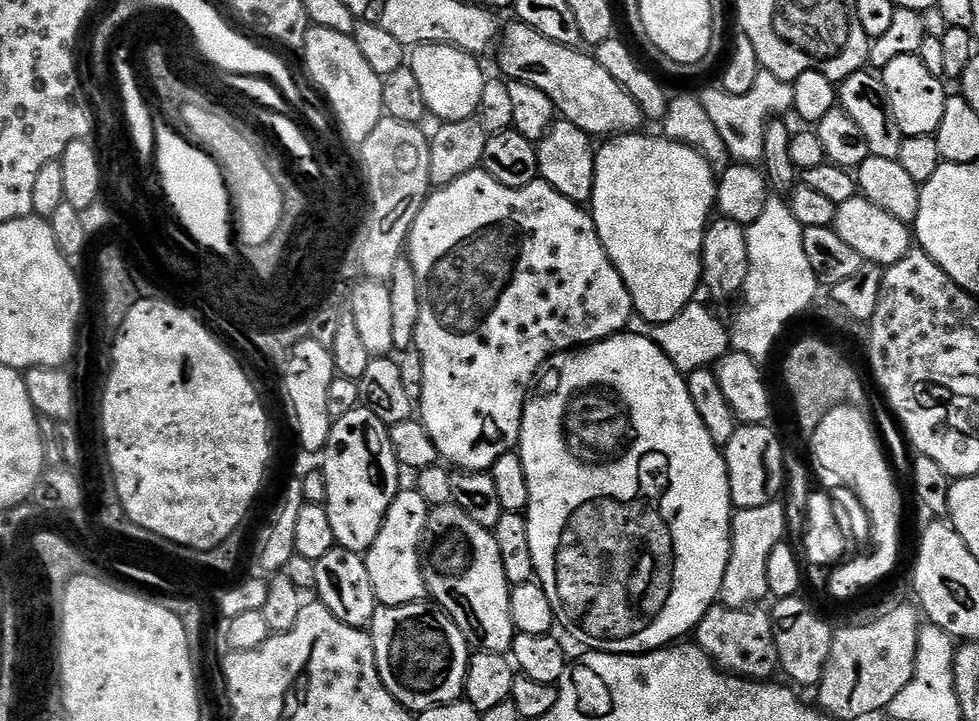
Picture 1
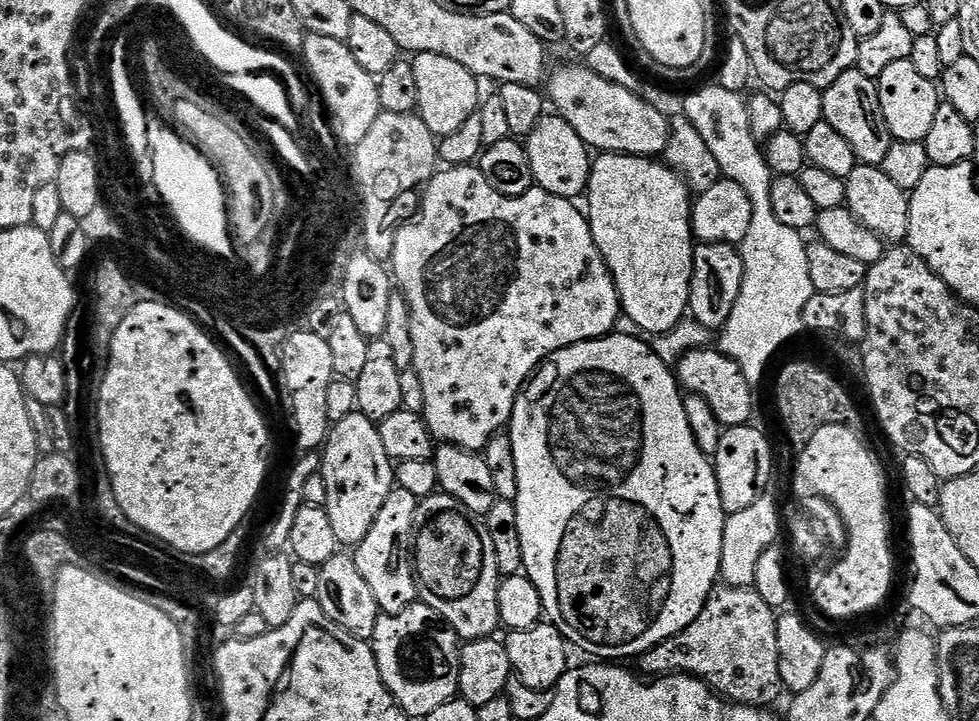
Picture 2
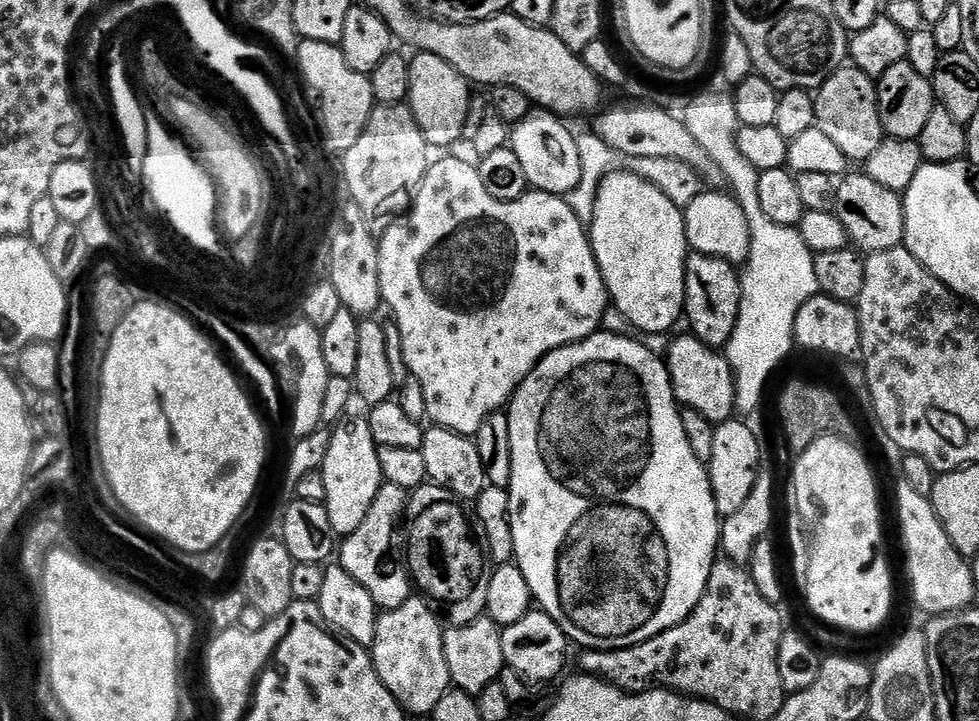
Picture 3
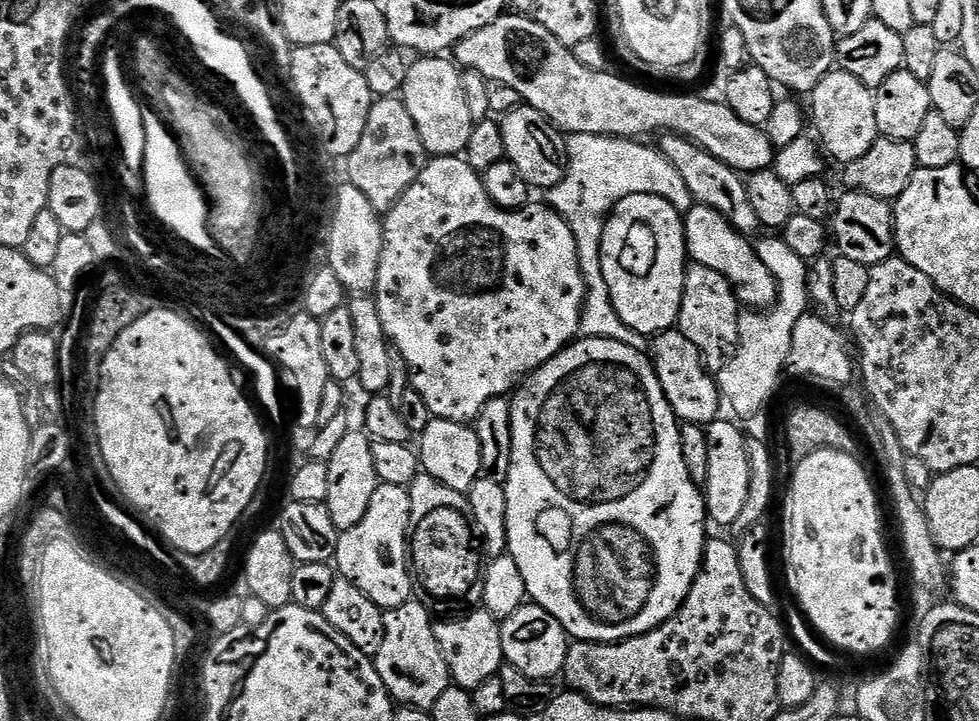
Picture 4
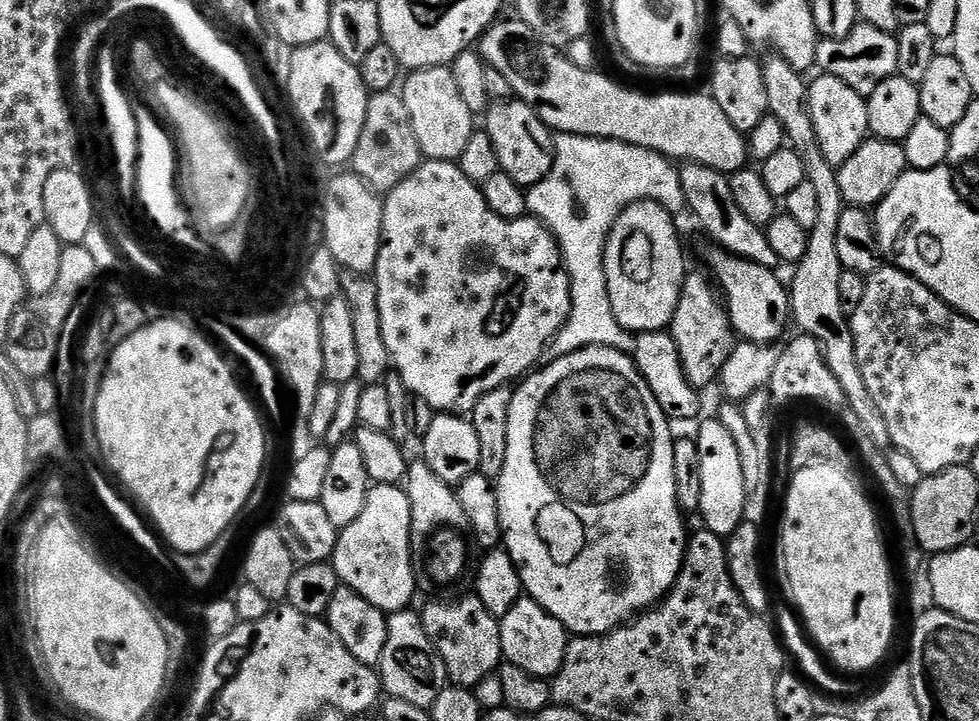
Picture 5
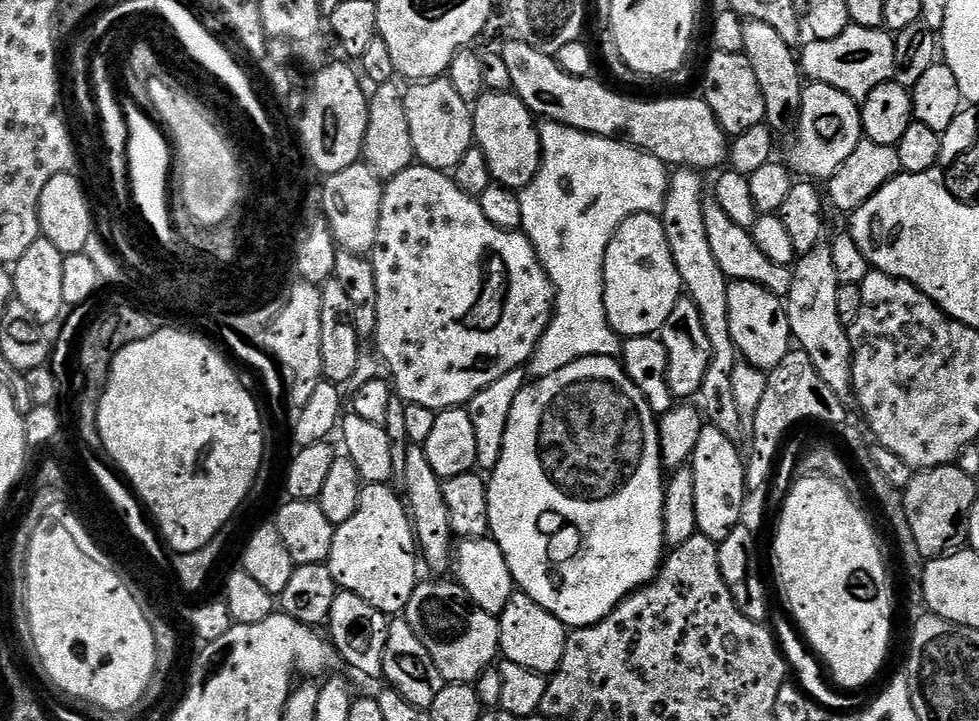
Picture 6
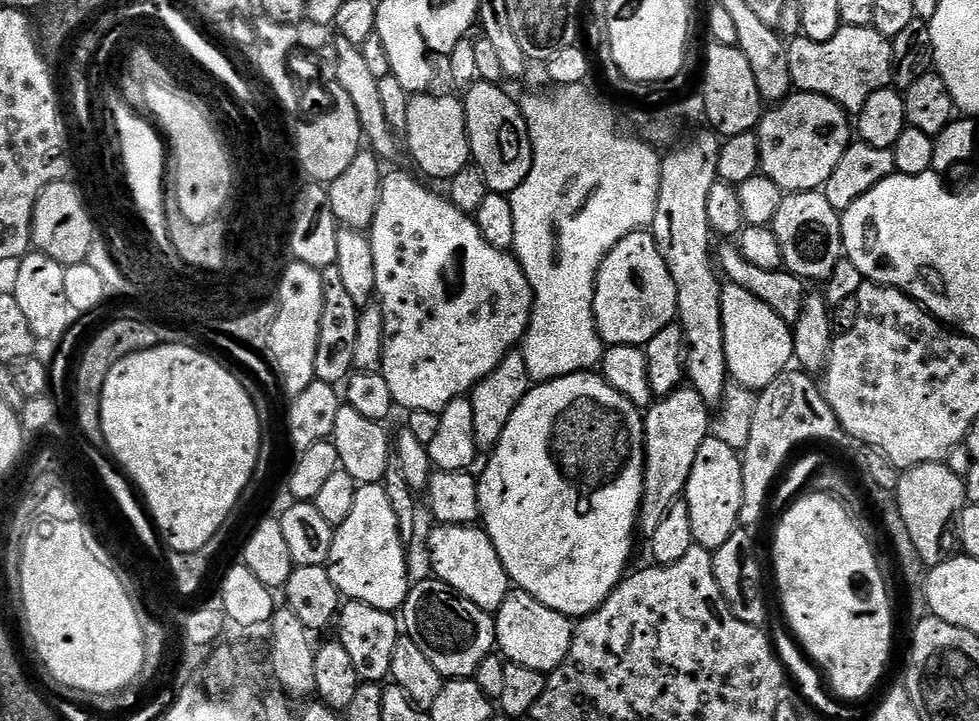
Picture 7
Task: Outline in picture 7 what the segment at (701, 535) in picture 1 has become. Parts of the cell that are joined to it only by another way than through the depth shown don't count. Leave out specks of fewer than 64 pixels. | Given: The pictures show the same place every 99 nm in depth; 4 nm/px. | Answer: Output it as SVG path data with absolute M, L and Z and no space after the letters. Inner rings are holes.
M592 370L574 372L557 380L545 380L529 388L514 414L510 414L510 422L506 422L506 430L502 430L502 438L487 460L484 473L479 473L478 476L480 520L494 550L498 552L498 558L509 581L519 591L542 602L542 606L550 606L550 610L563 616L583 618L595 612L624 579L624 567L632 556L632 531L637 531L638 528L640 499L644 493L644 418L641 409L634 402L630 402L630 398L614 390L614 386L610 386L610 382L606 382L603 375Z

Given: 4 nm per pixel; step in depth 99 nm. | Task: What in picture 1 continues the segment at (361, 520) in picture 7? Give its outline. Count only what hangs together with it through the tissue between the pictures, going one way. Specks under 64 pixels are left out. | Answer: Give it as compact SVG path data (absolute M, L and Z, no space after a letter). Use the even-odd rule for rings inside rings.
M401 490L384 516L384 525L374 546L366 553L370 580L374 582L374 594L383 607L397 608L403 604L419 604L429 595L428 583L424 580L425 565L422 563L422 552L420 556L420 543L423 542L424 531L428 528L428 512L430 513L430 505L426 498L422 498L419 490Z

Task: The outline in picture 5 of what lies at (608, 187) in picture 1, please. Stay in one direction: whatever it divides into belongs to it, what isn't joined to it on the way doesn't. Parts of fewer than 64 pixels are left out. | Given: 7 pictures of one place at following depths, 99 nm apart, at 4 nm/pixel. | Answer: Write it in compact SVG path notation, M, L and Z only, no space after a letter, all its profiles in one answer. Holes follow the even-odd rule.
M639 200L617 218L608 233L608 245L604 248L606 286L614 318L618 318L626 332L635 334L667 329L674 318L674 310L678 310L678 298L682 294L686 269L684 248L680 245L680 236L676 233L676 224L672 220L675 220L673 213L667 212L662 205L652 200Z

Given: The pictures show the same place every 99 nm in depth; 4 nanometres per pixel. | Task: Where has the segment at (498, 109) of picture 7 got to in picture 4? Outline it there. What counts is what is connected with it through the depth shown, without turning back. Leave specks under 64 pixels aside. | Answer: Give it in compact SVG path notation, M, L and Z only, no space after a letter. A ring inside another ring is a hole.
M527 106L515 108L500 120L502 142L506 142L506 159L518 166L518 174L533 189L551 190L568 169L568 141L565 133L553 126L538 110Z

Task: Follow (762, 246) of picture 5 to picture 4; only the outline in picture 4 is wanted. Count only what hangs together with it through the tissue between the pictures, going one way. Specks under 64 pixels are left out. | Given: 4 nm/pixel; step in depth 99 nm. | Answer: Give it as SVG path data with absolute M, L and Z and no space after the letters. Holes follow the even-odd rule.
M664 134L659 137L659 140L660 153L668 159L670 166L674 166L674 170L678 170L678 174L682 174L695 203L705 204L718 210L718 214L725 216L743 236L752 238L761 231L758 214L754 214L754 206L750 206L748 186L741 173L735 172L733 168L726 166L726 162L714 158L714 154L702 150L685 136Z

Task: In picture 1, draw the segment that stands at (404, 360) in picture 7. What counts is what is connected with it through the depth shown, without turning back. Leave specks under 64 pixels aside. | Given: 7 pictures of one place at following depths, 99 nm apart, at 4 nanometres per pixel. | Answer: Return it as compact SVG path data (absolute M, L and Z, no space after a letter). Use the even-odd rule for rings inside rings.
M477 170L470 174L462 174L462 178L450 182L444 188L436 188L435 191L429 195L428 199L425 200L422 210L418 214L418 218L410 230L408 243L406 245L406 258L412 263L414 274L419 278L425 275L424 272L429 271L428 286L426 282L426 291L423 293L420 302L420 317L417 320L414 345L415 351L419 352L420 357L422 358L423 374L422 398L418 402L418 419L420 423L423 424L426 434L430 434L430 438L434 438L434 446L438 446L441 461L447 462L456 470L463 470L465 472L488 472L495 467L498 458L502 458L507 452L513 451L513 449L519 445L520 431L522 430L522 418L524 417L524 407L530 399L530 393L533 391L534 385L537 383L542 369L549 363L549 361L551 361L552 357L562 352L573 351L585 344L596 344L600 340L620 335L621 332L627 329L628 320L634 315L632 299L626 290L626 282L622 282L622 274L618 274L614 262L610 262L610 258L606 254L606 250L598 238L598 230L594 226L591 215L589 215L581 205L575 204L573 200L566 198L562 194L558 194L558 190L554 190L549 184L545 184L543 179L540 178L536 179L530 186L511 188L510 186L502 186L502 182L498 182L490 173L483 170Z

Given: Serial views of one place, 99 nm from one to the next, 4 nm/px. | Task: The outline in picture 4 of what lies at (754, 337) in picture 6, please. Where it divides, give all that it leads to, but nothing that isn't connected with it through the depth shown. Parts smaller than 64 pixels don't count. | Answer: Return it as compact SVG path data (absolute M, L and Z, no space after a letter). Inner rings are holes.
M693 203L691 210L684 216L684 241L688 244L691 263L710 266L710 270L718 270L722 278L726 278L736 290L736 298L748 310L764 310L776 302L776 279L770 270L766 270L766 262L758 258L755 243L743 236L737 228L718 210L705 204Z

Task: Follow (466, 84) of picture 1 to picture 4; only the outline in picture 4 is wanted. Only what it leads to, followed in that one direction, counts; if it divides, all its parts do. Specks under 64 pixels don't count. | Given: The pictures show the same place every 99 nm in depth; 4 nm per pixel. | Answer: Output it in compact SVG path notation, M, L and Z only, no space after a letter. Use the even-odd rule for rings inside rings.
M424 54L408 65L402 99L414 126L418 126L420 140L429 157L460 156L470 142L473 118L466 103L466 90L462 86L462 72L451 59L440 54Z

